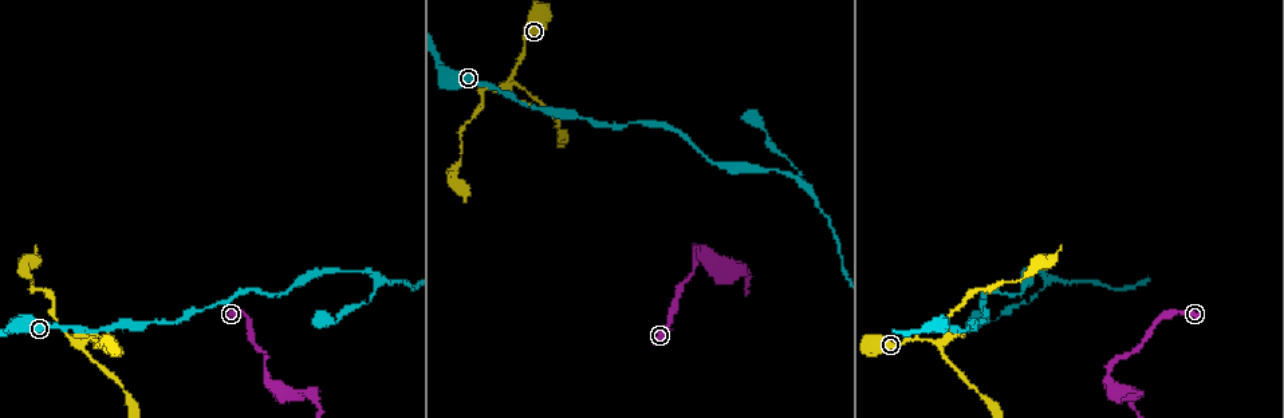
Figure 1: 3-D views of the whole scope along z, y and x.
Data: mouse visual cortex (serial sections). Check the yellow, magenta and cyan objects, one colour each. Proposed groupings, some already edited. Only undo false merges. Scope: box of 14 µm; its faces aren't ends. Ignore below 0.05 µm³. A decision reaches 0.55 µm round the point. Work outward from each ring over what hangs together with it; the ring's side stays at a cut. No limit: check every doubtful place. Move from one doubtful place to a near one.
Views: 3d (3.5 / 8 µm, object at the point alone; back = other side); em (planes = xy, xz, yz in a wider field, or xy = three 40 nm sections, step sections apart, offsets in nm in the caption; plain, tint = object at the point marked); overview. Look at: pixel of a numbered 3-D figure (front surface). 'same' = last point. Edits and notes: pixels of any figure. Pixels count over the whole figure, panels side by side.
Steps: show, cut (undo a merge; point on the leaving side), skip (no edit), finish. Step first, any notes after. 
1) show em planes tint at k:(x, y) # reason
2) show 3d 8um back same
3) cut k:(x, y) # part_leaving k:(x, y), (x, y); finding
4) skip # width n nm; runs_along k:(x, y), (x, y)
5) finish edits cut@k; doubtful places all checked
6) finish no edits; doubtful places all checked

show 3d 3.5um at 1:(1048, 279)

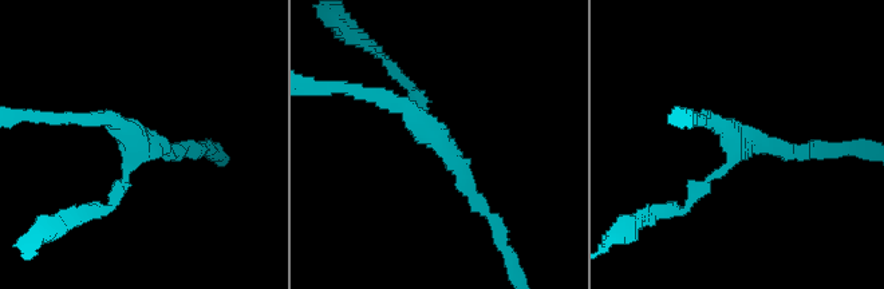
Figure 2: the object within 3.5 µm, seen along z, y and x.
show em xy step 3 tint at 2:(736, 142) # arms 3; arm_widths 150, 200, 200 nm

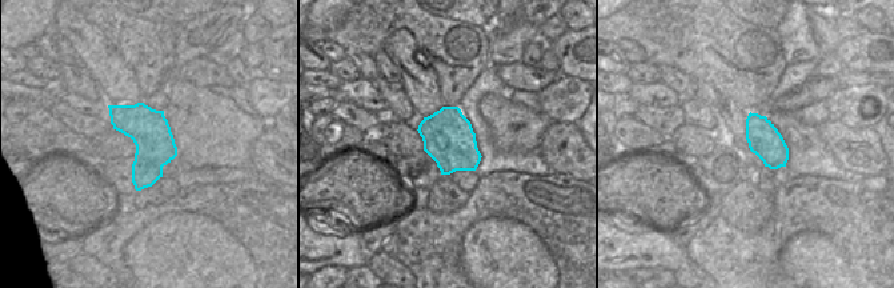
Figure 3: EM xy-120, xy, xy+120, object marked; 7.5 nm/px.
skip # runs_along 2:(67, 119), (113, 119), (137, 141), (109, 206); continuous, no second cell

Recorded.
show 3d 8um at 1:(938, 339) # branch point

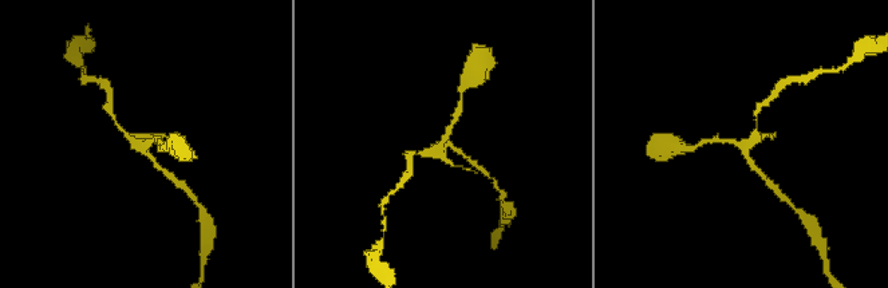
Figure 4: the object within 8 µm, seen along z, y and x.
show em xy step 2 tint at 4:(741, 145)

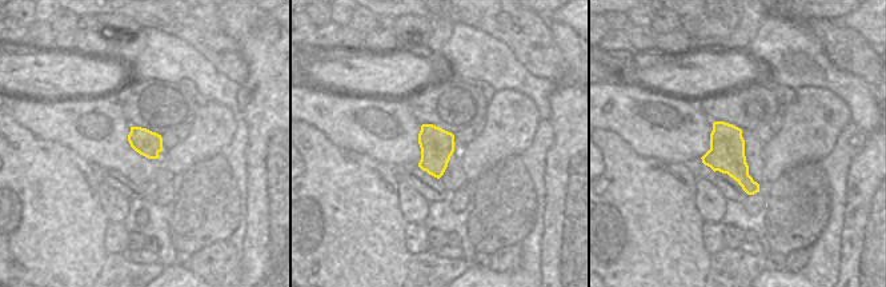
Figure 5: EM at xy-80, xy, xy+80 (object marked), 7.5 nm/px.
skip # all the same cell

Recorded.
show 3d 3.5um back at 1:(483, 88) # a narrow waist

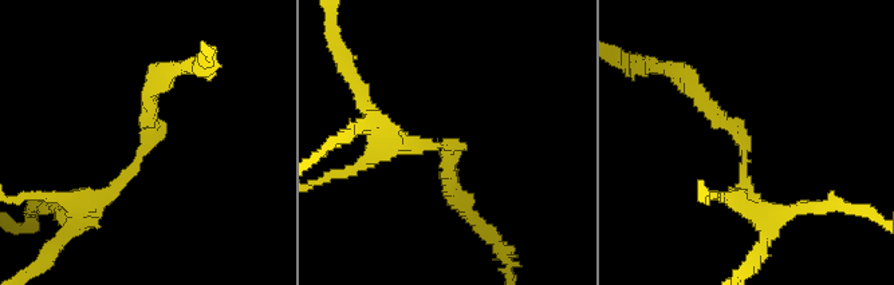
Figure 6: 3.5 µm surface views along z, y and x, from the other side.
show em planes tint at 6:(438, 142) # arm_widths 200, 250 nm; need the tissue

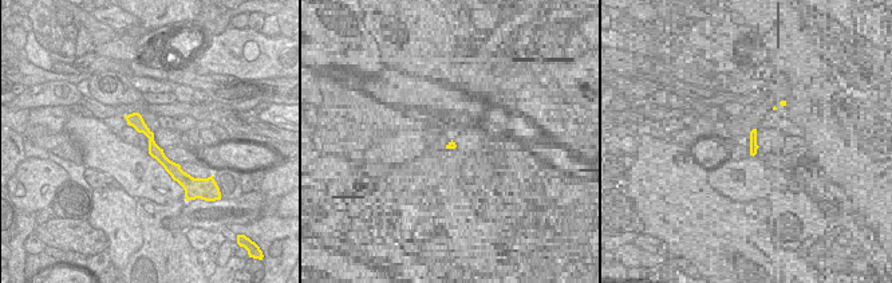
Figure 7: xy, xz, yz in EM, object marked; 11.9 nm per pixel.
skip # runs_along 7:(131, 117), (176, 176); continuous, no second cell

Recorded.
finish no edits; doubtful places all checked

